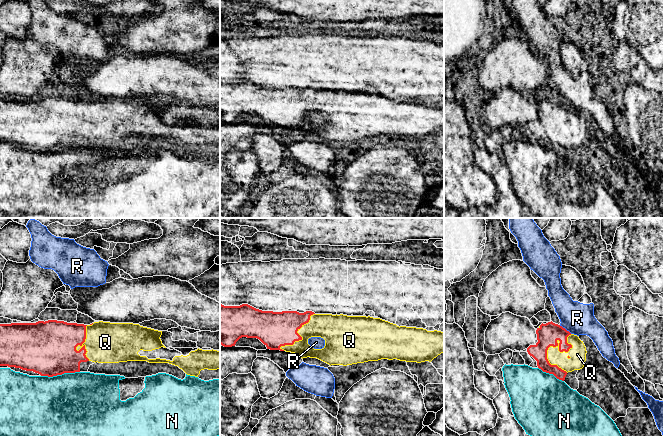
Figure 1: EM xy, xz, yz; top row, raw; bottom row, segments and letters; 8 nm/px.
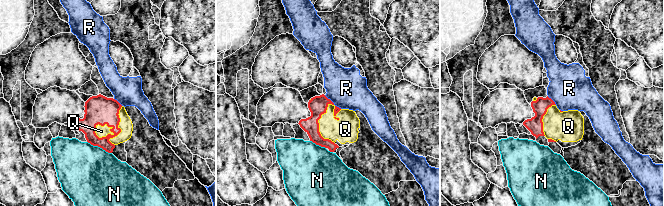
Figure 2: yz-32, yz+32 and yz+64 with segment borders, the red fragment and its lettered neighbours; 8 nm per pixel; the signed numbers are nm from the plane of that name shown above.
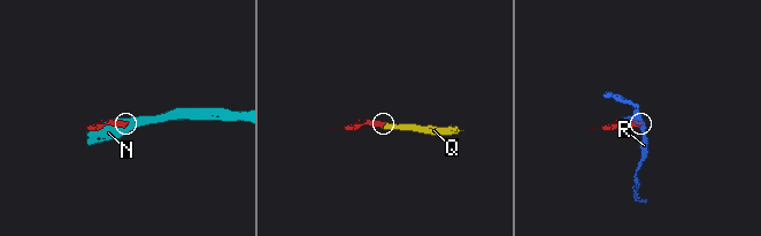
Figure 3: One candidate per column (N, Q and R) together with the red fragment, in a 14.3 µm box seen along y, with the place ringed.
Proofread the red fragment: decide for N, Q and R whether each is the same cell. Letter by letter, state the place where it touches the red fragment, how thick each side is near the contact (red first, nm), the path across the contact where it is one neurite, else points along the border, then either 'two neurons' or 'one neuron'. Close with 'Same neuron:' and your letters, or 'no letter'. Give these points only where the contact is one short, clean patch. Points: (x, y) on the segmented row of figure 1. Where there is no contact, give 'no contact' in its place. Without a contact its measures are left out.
N: contact xy (60, 374); calibres 440 and 500 nm; two neurons
Q: contact yz (552, 345); calibres 180 and 140 nm; one neuron
R: contact yz (564, 328); calibres 180 and 260 nm; border yz (559, 325), (571, 333); two neurons
Same neuron: Q

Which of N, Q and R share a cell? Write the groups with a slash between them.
N / Q / R

